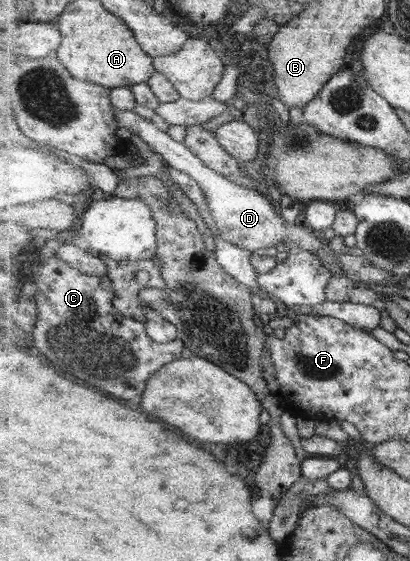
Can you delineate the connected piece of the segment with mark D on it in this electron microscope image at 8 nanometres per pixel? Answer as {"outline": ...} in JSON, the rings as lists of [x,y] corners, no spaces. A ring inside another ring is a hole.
{"outline":[[[117,107],[114,108],[114,112],[116,112],[116,119],[119,120],[121,128],[131,130],[133,135],[140,137],[163,156],[168,165],[189,175],[196,181],[204,192],[206,204],[211,210],[211,218],[217,222],[219,234],[225,238],[225,241],[253,254],[260,248],[262,250],[275,248],[277,244],[283,247],[283,242],[287,240],[293,242],[299,248],[307,250],[307,252],[329,254],[337,262],[340,262],[338,254],[328,248],[328,244],[322,239],[321,234],[315,232],[303,222],[295,221],[292,225],[287,225],[285,218],[281,218],[279,210],[275,210],[274,204],[269,202],[268,198],[260,192],[241,187],[229,181],[227,177],[223,177],[223,174],[209,169],[183,141],[173,140],[166,130],[157,128],[149,119],[137,115],[137,112],[133,112],[133,110],[124,111]]]}

